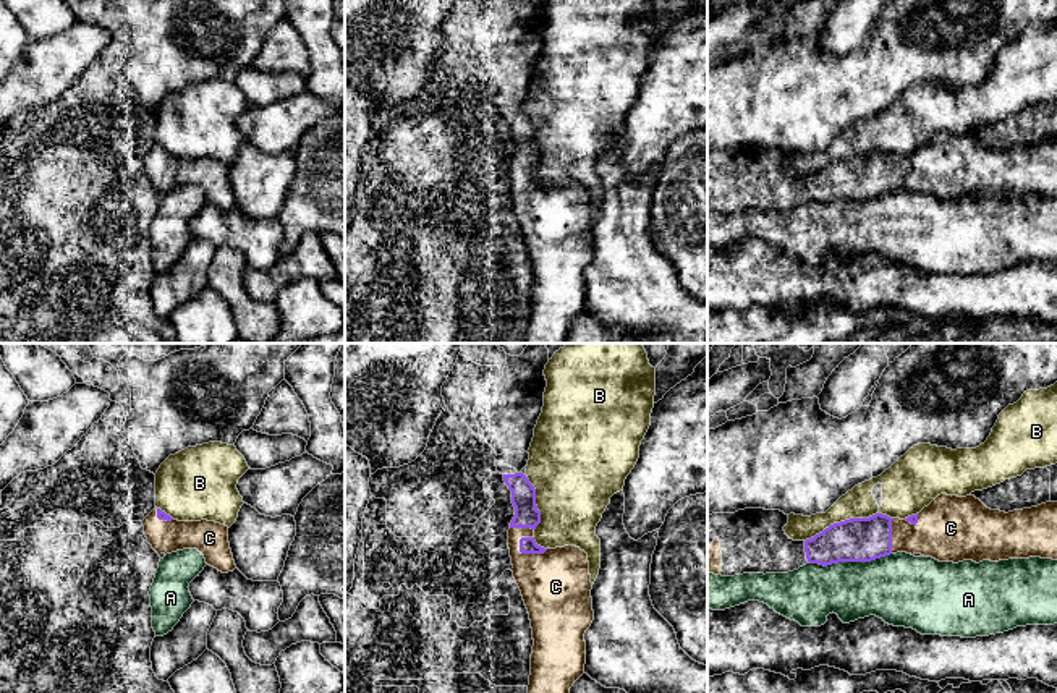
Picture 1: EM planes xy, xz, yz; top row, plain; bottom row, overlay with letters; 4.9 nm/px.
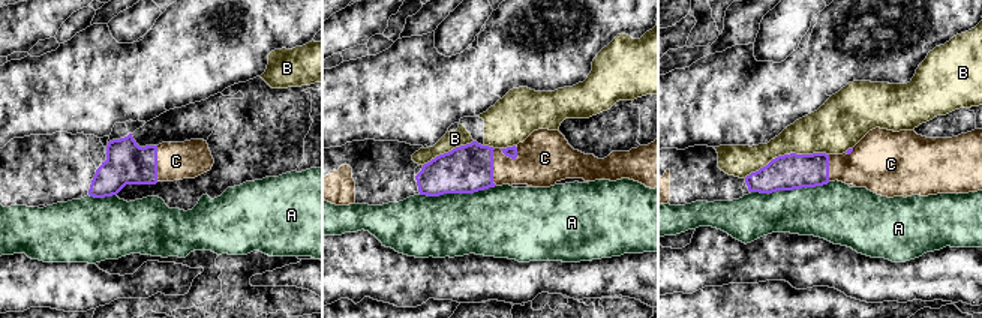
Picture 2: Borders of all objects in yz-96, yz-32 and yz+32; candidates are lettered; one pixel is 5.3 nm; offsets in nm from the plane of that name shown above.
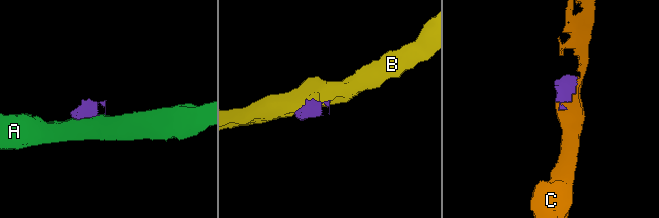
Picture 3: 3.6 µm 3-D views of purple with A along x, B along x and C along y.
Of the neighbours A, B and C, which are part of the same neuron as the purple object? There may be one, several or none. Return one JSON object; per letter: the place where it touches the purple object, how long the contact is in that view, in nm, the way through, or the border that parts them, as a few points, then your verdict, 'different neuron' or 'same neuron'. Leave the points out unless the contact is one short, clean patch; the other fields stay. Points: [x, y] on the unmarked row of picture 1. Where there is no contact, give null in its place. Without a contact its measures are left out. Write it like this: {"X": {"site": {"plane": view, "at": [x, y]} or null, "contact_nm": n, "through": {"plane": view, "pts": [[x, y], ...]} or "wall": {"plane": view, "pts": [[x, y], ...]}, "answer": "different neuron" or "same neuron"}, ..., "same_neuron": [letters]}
{"A": {"site": {"plane": "yz", "at": [848, 198]}, "contact_nm": 420, "wall": {"plane": "yz", "pts": [[891, 190], [870, 198], [839, 198], [826, 203], [808, 199]]}, "answer": "different neuron"}, "B": {"site": {"plane": "yz", "at": [850, 156]}, "contact_nm": 460, "answer": "different neuron"}, "C": {"site": {"plane": "xz", "at": [528, 190]}, "contact_nm": 160, "answer": "same neuron"}, "same_neuron": ["C"]}

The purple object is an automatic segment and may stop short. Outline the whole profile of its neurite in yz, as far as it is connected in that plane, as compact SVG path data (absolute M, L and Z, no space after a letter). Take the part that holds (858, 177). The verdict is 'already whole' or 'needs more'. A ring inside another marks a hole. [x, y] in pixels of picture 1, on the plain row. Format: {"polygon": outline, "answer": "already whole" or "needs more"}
{"polygon": "M937 133L919 151L905 157L876 151L869 155L850 155L834 160L822 170L804 178L809 201L832 202L838 199L871 199L890 191L906 189L932 194L939 199L1008 196L1052 196L1057 198L1057 139L1038 144L1000 149L987 146L974 133Z", "answer": "needs more"}

